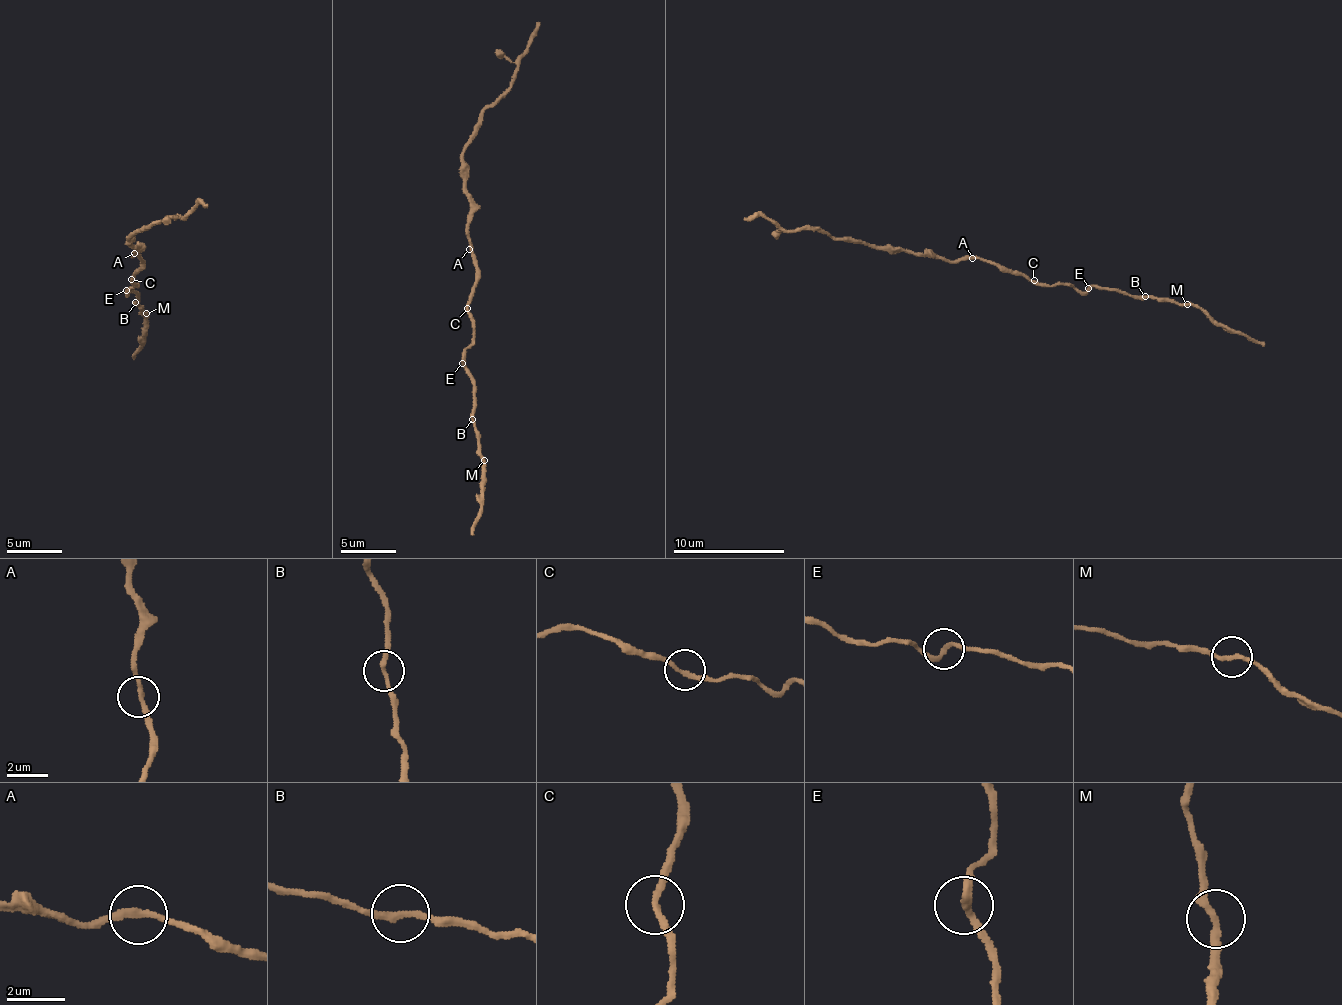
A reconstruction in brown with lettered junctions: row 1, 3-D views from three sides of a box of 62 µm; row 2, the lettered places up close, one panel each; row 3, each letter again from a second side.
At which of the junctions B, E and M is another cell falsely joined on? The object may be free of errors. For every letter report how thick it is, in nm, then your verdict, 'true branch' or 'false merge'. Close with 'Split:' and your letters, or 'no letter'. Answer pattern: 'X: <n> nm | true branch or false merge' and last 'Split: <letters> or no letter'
B: 240 nm | true branch
E: 240 nm | true branch
M: 240 nm | true branch
Split: no letter

